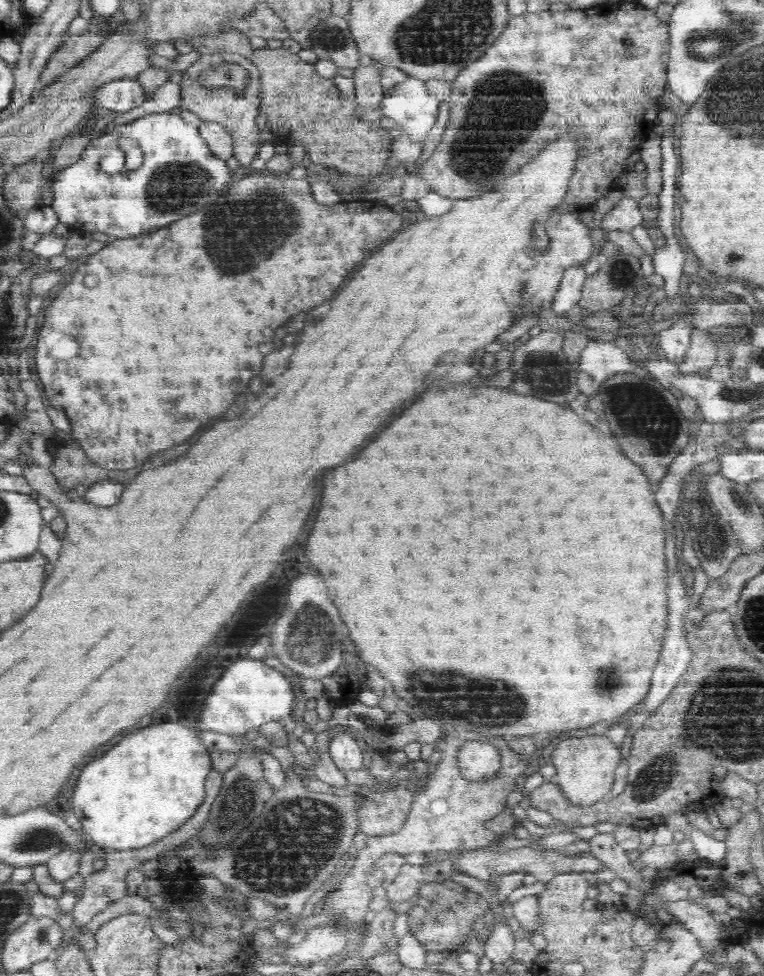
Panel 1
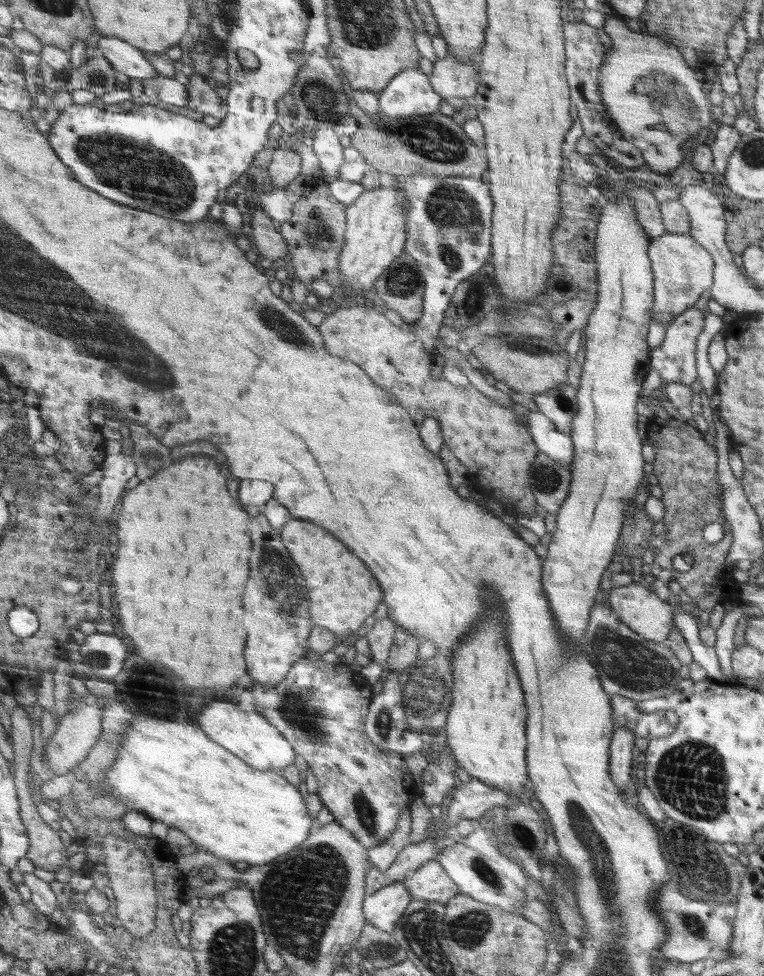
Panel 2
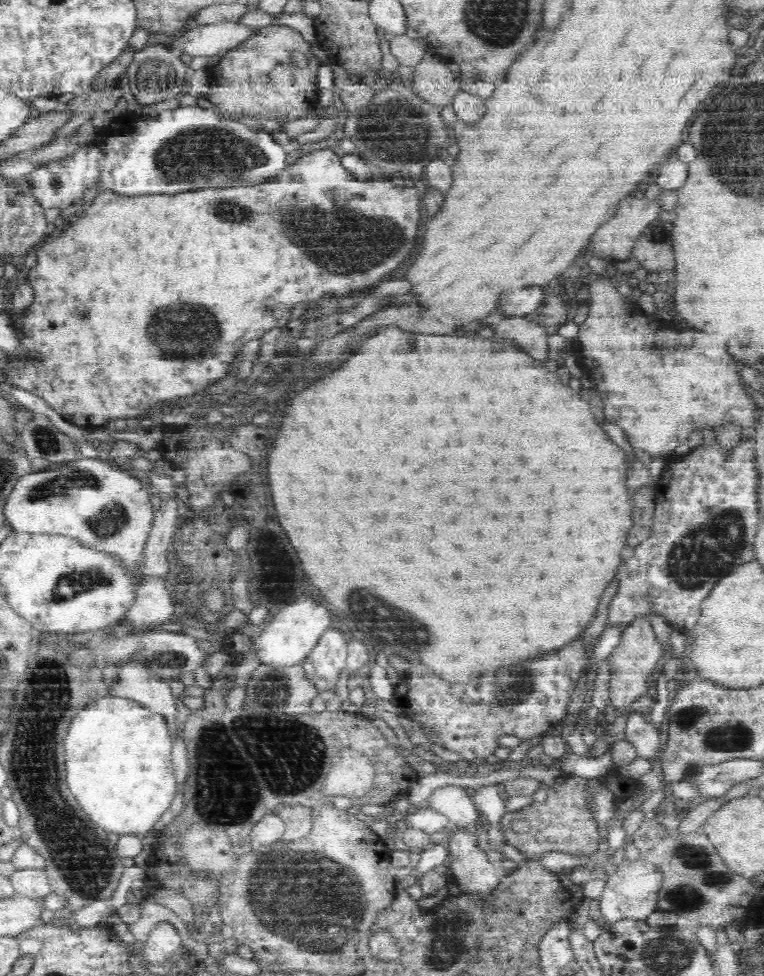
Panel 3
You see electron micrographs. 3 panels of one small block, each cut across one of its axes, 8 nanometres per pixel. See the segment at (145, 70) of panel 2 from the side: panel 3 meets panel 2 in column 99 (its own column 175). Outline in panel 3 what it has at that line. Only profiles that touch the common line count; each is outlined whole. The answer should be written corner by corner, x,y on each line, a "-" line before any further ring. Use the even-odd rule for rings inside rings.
239,19
197,24
192,30
180,35
171,49
179,55
188,54
192,57
222,54
260,32
260,27
240,22

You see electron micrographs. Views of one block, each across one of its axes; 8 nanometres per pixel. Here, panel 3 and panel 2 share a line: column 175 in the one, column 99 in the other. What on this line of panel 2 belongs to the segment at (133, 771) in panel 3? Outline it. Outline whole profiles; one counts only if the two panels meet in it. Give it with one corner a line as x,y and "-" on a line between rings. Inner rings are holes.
148,718
136,720
123,736
114,764
104,778
85,773
91,780
90,788
96,788
95,798
100,798
102,792
108,790
108,794
112,792
114,802
126,804
129,812
142,810
155,821
162,820
170,828
186,832
203,850
231,864
248,862
251,866
262,866
286,855
308,838
312,820
306,802
281,772
252,768
244,758
215,742
203,728
172,720
166,724
164,720

